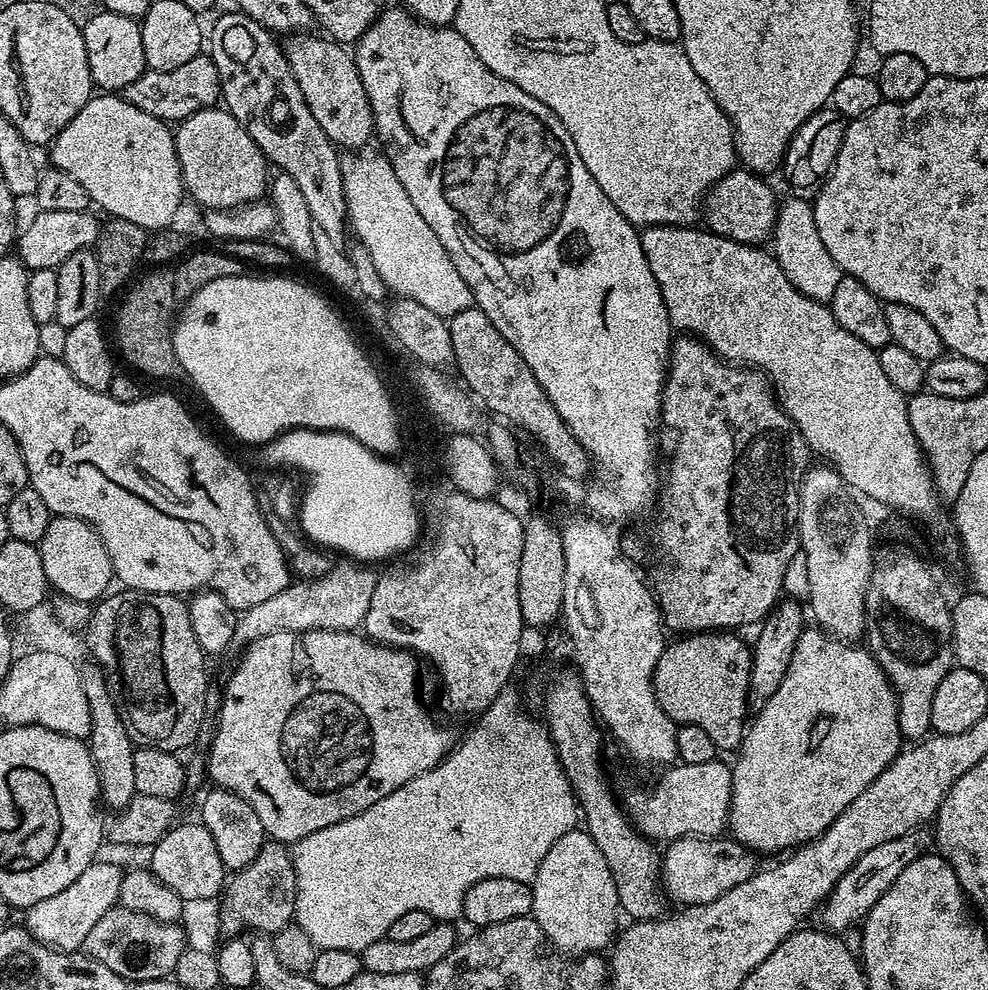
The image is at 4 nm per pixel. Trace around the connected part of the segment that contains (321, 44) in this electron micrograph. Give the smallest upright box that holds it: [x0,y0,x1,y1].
[282,34,374,149]

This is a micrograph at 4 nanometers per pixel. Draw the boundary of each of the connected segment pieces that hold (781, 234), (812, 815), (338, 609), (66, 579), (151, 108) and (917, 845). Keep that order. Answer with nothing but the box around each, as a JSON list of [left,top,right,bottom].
[[772,196,843,303],[727,626,902,854],[233,558,379,650],[38,516,114,604],[122,54,221,122],[820,828,932,932]]

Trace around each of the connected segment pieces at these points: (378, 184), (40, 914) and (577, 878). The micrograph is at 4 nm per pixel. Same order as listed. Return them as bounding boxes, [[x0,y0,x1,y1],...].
[[340,152,473,318],[26,862,125,952],[531,830,622,957]]

